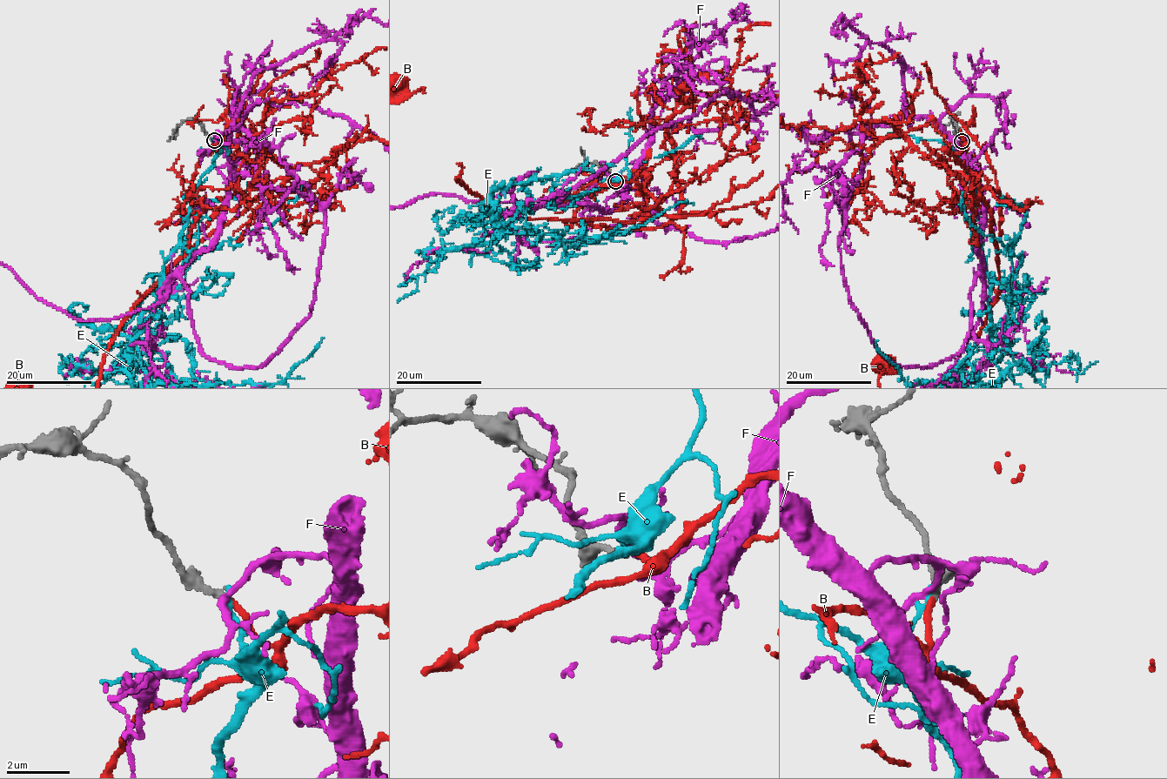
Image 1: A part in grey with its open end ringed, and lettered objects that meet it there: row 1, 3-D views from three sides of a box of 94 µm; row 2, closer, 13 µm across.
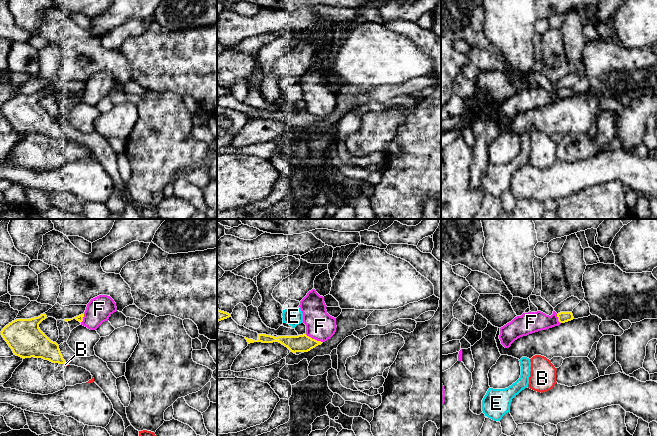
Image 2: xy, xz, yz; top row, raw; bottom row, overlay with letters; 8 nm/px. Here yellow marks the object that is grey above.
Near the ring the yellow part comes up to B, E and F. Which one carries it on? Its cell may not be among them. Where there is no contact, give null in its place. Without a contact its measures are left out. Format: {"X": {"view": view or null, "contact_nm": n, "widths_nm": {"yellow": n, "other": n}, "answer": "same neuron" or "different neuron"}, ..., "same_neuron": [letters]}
{"B": {"view": null, "answer": "same neuron"}, "E": {"view": null, "answer": "different neuron"}, "F": {"view": "xz", "contact_nm": 160, "widths_nm": {"yellow": 140, "other": 220}, "answer": "different neuron"}, "same_neuron": ["B"]}

